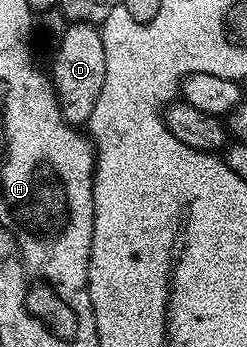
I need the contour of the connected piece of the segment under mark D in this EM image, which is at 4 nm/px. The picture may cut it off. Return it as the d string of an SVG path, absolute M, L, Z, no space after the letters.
M70 23L56 45L58 52L54 55L54 64L48 67L48 74L53 82L62 115L71 125L89 124L92 105L96 105L96 97L100 97L106 72L102 32L93 23Z

